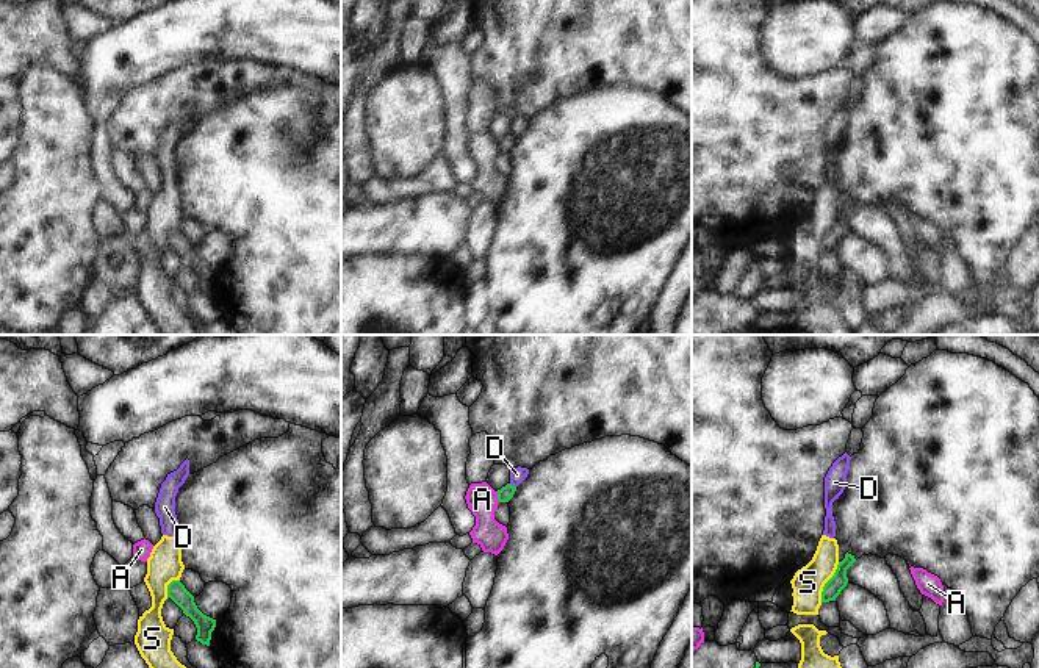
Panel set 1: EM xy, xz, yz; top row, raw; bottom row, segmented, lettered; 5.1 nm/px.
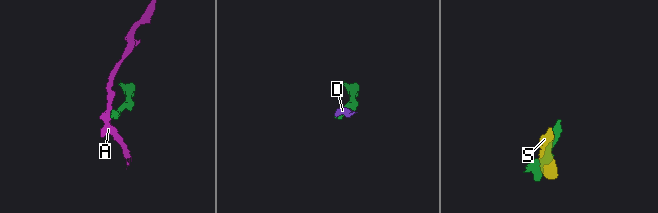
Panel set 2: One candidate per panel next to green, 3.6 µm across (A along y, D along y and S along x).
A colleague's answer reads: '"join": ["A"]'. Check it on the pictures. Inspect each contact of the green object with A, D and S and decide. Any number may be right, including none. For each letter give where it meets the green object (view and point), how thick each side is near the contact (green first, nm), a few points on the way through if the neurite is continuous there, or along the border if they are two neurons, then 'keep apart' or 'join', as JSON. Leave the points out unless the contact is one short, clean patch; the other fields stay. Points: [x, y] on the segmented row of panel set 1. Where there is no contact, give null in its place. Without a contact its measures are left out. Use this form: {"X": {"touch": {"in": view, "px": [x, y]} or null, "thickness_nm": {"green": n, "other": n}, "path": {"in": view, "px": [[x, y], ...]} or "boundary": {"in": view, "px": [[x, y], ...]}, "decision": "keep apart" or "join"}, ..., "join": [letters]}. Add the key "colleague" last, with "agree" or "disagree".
{"A": {"touch": {"in": "xz", "px": [498, 496]}, "thickness_nm": {"green": 80, "other": 160}, "boundary": {"in": "xz", "px": [[496, 492], [499, 501]]}, "decision": "keep apart"}, "D": {"touch": {"in": "xz", "px": [512, 485]}, "thickness_nm": {"green": 80, "other": 80}, "boundary": {"in": "xz", "px": [[510, 482], [515, 487]]}, "decision": "keep apart"}, "S": {"touch": {"in": "yz", "px": [826, 582]}, "thickness_nm": {"green": 90, "other": 160}, "boundary": {"in": "yz", "px": [[839, 562], [834, 574], [823, 587], [820, 601]]}, "decision": "keep apart"}, "join": [], "colleague": "disagree"}

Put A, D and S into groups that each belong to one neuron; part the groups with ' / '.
A / D S

